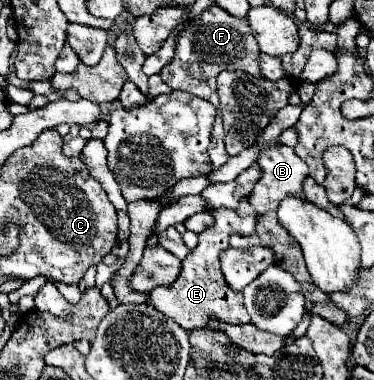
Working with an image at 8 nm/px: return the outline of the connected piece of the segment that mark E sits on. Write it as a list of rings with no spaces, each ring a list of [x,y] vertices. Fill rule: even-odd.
[[[240,199],[236,209],[210,209],[214,215],[214,225],[204,229],[198,235],[196,249],[190,251],[190,255],[182,261],[180,277],[170,287],[160,287],[150,293],[150,305],[170,319],[174,319],[182,329],[202,329],[208,325],[208,317],[220,317],[220,321],[226,323],[250,323],[248,311],[244,309],[242,293],[232,293],[228,289],[222,273],[220,273],[220,253],[228,247],[228,237],[232,233],[244,233],[250,235],[258,213],[252,209],[248,199]]]

